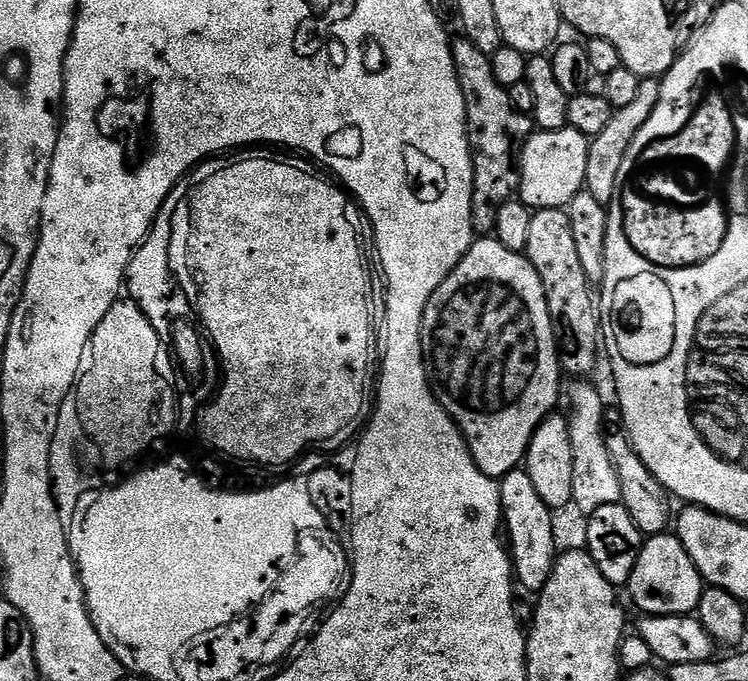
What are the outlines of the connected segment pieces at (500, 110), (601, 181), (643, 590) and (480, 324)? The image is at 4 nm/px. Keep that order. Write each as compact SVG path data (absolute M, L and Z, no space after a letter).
M463 38L453 39L451 46L458 86L462 86L466 106L468 145L472 147L472 231L488 234L495 229L498 210L502 210L502 206L520 191L520 155L532 137L534 121L529 113L518 111L514 102L510 102L508 88L495 76L489 53L478 50L474 42Z
M656 78L641 79L638 94L626 106L615 109L609 124L603 128L602 134L591 137L586 154L586 182L584 187L594 194L597 202L605 206L614 198L614 186L618 186L618 174L622 170L622 161L626 158L626 150L630 150L630 142L634 142L634 134L646 126L650 114L654 114L654 106L658 106L660 97L660 80Z
M661 534L645 539L644 549L638 554L638 562L630 574L626 591L641 608L641 613L649 616L690 616L699 609L705 587L705 580L678 536Z
M495 238L477 239L456 269L434 290L424 311L420 337L432 393L459 426L478 470L503 478L521 467L538 426L557 411L556 403L562 400L562 369L546 290L527 255L506 250Z

